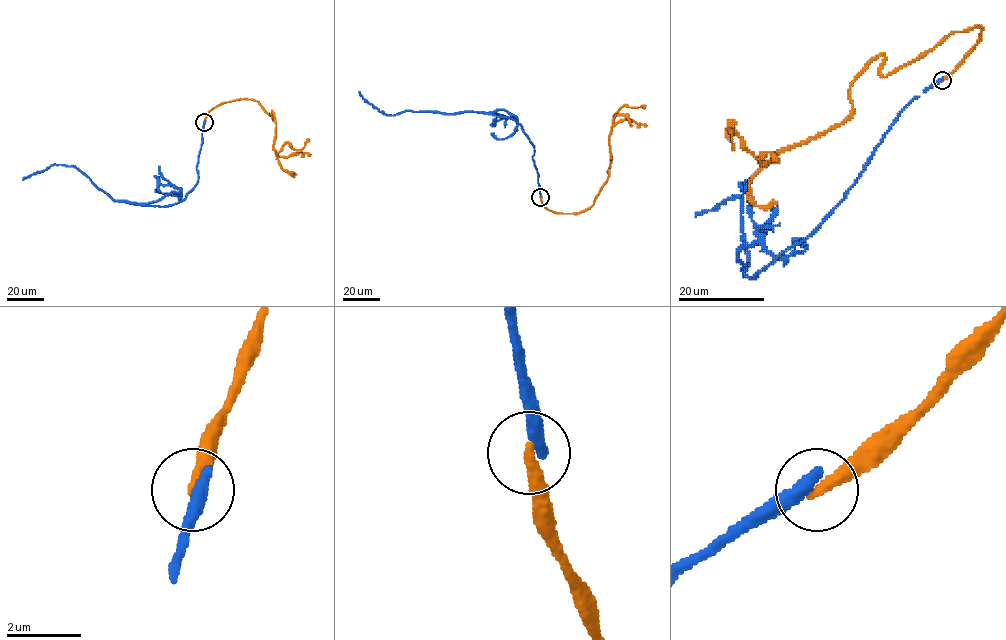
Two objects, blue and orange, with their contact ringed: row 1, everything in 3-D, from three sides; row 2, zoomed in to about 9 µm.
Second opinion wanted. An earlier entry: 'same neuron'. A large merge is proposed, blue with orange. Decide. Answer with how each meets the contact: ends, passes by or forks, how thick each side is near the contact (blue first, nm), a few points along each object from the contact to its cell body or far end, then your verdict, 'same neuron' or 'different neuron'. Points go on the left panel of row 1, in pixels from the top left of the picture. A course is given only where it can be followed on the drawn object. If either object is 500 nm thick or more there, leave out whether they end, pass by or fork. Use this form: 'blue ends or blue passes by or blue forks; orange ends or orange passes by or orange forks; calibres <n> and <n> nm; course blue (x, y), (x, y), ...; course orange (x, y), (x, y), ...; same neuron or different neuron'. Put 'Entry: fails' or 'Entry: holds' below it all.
blue ends; orange ends; calibres 420 and 340 nm; course blue (204, 122), (197, 183), (176, 203), (161, 206), (113, 200), (76, 168), (64, 164), (50, 165), (22, 178); course orange (204, 122), (221, 104), (253, 99), (273, 120), (274, 114), (277, 158), (287, 142), (301, 150), (308, 140); different neuron
Entry: fails

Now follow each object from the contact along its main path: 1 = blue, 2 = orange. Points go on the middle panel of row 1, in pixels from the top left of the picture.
1: (540, 196), (533, 145), (512, 119), (479, 112), (404, 110), (386, 115), (358, 91)
2: (540, 197), (543, 205), (557, 213), (579, 213), (589, 208), (608, 176), (613, 116), (625, 105), (644, 109)

